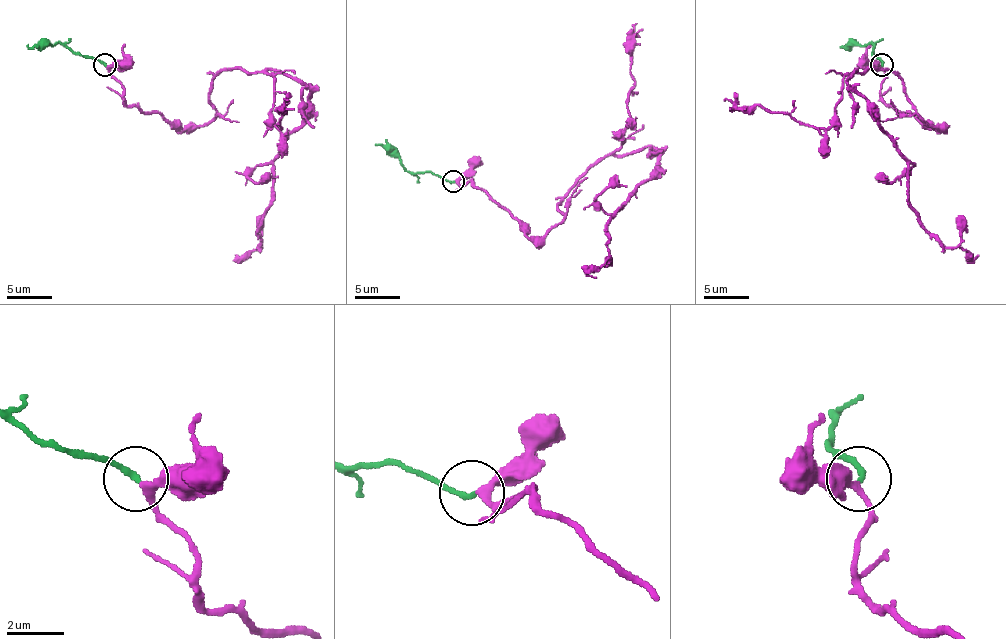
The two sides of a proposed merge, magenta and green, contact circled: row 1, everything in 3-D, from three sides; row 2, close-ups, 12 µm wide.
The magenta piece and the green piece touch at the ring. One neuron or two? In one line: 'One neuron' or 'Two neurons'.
One neuron

